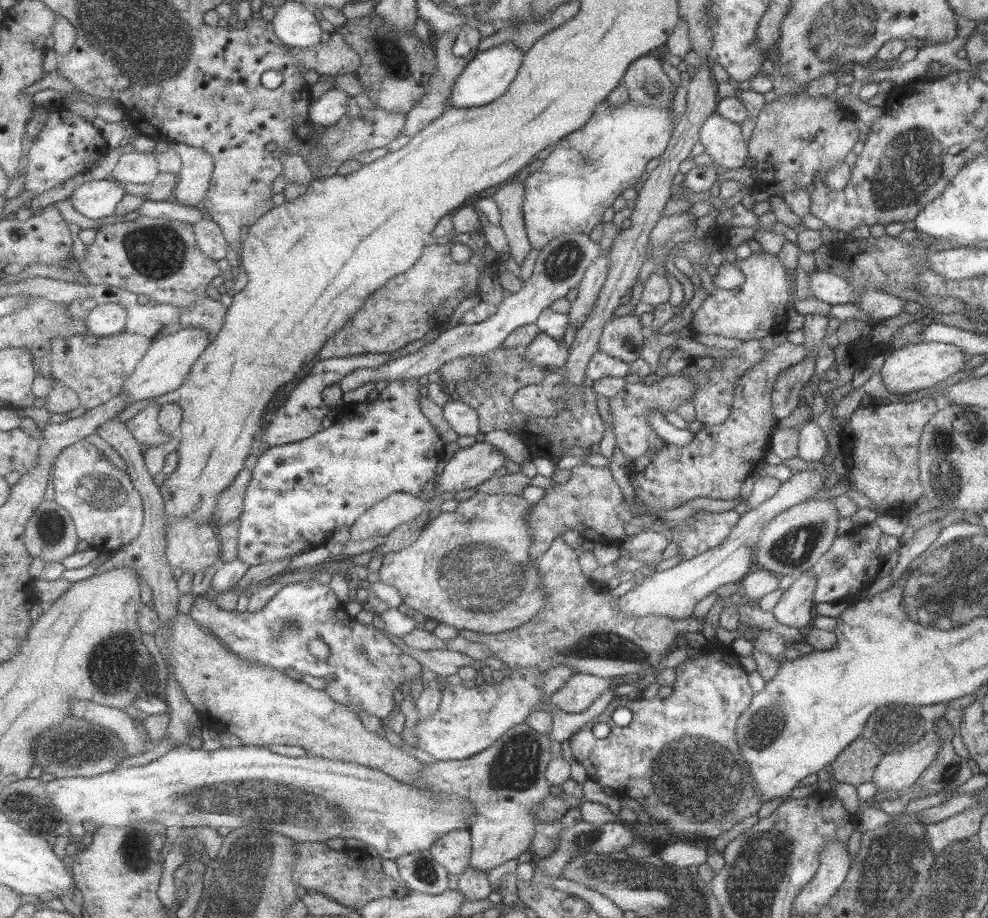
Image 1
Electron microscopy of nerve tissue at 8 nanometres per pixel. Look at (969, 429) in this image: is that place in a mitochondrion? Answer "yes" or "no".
yes

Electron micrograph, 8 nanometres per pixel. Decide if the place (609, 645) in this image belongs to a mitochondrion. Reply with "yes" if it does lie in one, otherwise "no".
yes

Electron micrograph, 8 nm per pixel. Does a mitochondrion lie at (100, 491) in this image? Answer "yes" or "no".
yes

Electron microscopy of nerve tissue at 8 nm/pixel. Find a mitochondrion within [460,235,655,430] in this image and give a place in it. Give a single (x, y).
(563, 259)

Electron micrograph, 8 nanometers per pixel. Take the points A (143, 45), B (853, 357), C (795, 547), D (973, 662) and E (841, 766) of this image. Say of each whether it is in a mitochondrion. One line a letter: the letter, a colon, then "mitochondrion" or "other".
A: mitochondrion
B: other
C: mitochondrion
D: other
E: other

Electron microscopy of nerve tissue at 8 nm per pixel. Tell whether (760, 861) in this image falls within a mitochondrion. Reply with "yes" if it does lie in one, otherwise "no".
yes

